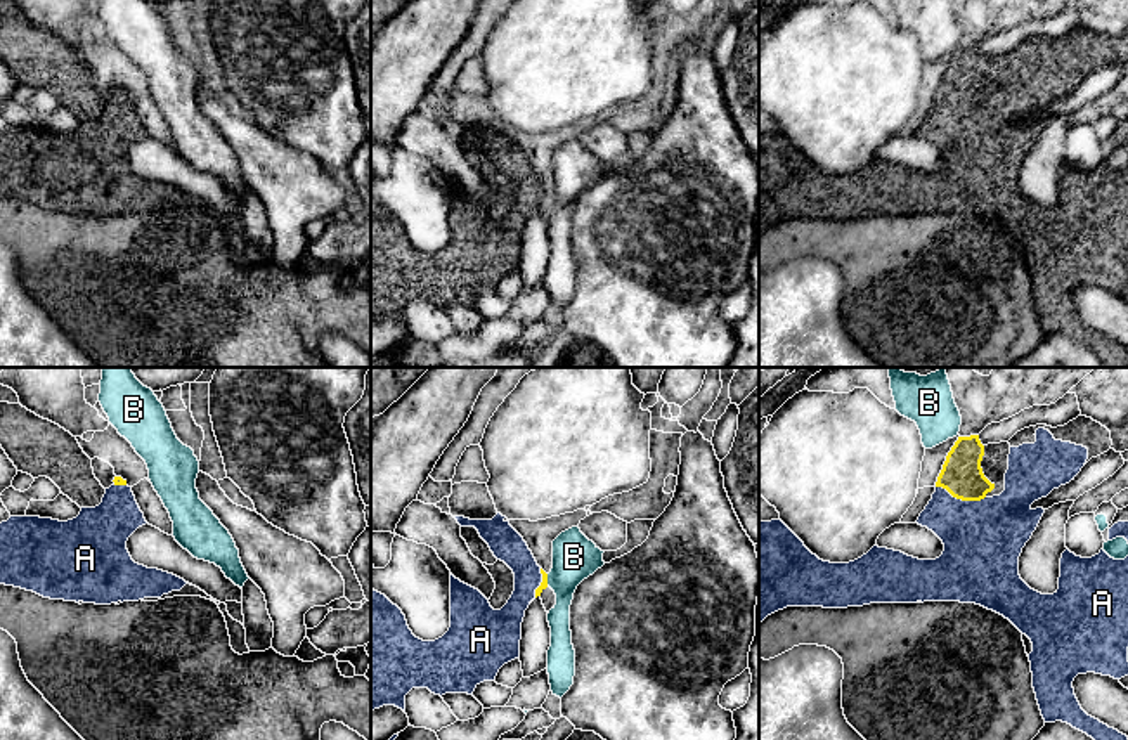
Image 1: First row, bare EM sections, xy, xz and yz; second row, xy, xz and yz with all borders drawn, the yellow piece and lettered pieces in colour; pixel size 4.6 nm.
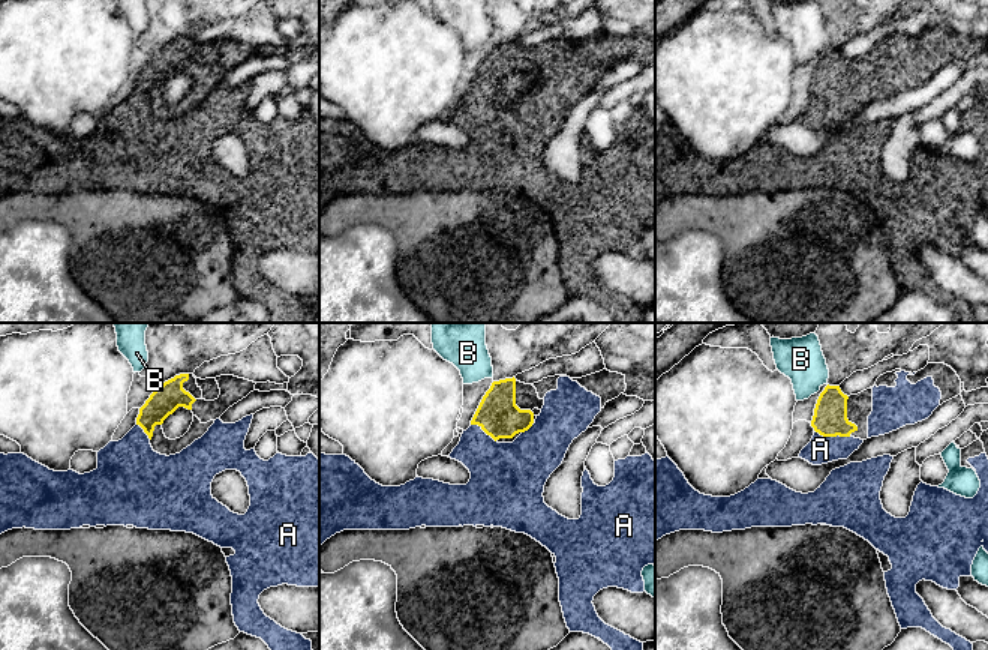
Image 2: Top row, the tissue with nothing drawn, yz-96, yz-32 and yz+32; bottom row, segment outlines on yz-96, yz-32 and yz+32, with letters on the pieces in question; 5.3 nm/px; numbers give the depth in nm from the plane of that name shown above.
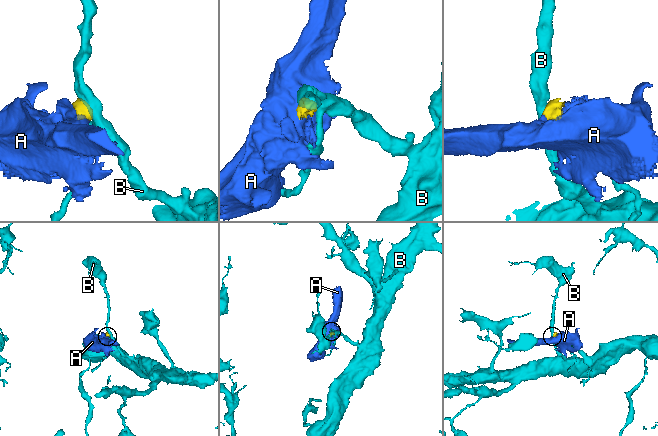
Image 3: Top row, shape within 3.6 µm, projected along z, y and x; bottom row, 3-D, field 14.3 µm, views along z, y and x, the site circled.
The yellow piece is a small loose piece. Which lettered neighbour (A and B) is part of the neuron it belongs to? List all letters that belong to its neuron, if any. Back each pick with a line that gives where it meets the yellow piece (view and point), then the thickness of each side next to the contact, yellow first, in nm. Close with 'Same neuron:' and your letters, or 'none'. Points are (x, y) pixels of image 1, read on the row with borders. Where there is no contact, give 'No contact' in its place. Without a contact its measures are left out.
A: Touches yellow at yz (960, 498). Thickness 190 nm (yellow) against 360 nm
Same neuron: A

